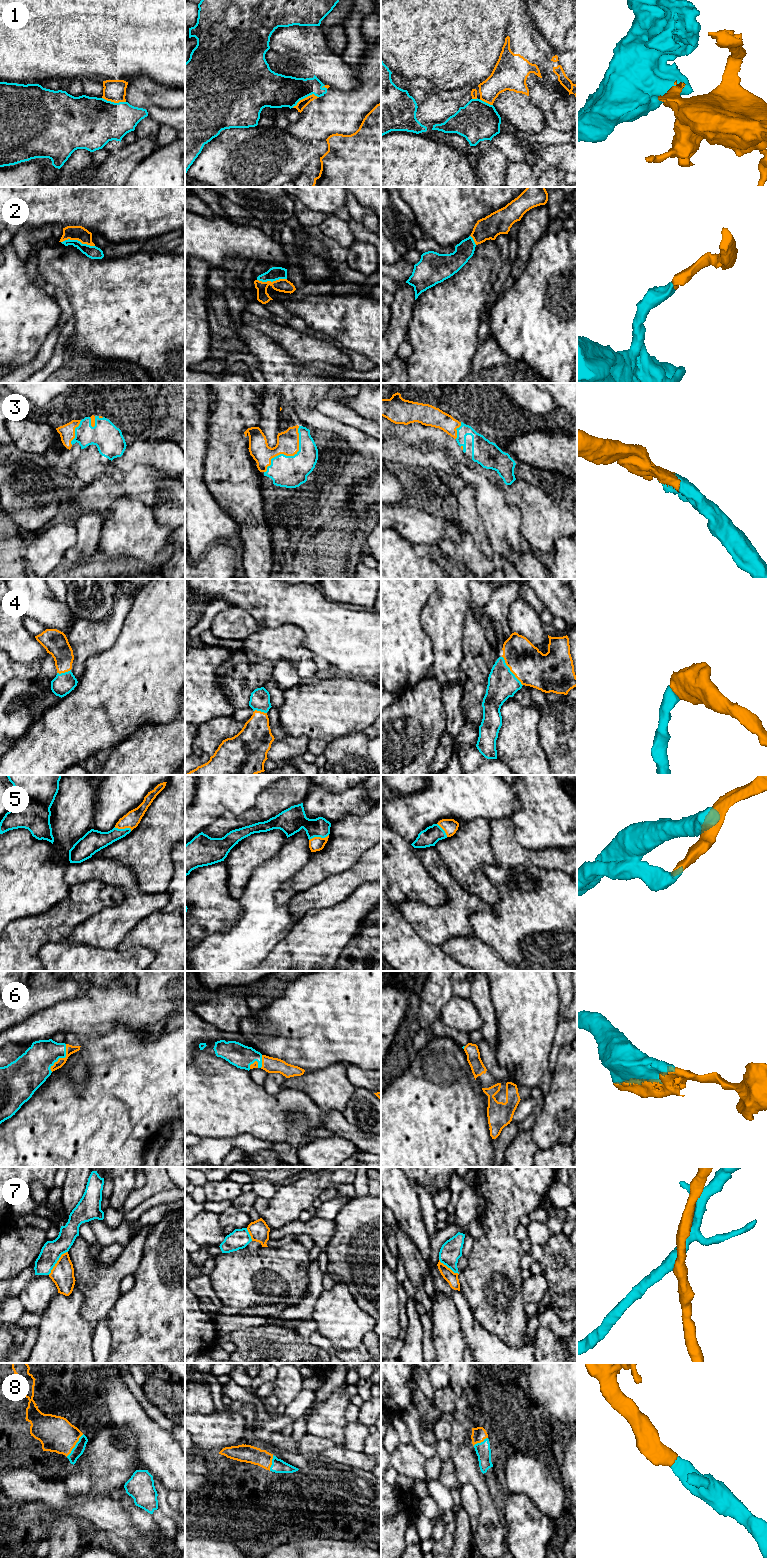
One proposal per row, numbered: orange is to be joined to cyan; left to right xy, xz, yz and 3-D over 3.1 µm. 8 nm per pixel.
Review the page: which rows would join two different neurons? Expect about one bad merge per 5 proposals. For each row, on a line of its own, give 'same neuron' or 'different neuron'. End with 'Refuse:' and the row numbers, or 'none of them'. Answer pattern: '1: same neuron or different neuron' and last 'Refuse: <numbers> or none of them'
1: different neuron
2: same neuron
3: same neuron
4: same neuron
5: same neuron
6: same neuron
7: different neuron
8: same neuron
Refuse: 1, 7

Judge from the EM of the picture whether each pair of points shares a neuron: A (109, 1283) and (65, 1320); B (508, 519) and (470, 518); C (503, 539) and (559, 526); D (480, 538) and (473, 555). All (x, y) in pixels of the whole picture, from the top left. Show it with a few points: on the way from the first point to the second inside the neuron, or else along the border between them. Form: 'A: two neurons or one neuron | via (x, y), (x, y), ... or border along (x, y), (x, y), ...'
A: two neurons | border along (77, 1284), (84, 1295), (81, 1315), (92, 1328)
B: two neurons | border along (475, 495), (476, 509), (489, 540)
C: two neurons | border along (519, 512), (521, 535)
D: two neurons | border along (463, 526), (473, 543), (488, 558), (496, 557)

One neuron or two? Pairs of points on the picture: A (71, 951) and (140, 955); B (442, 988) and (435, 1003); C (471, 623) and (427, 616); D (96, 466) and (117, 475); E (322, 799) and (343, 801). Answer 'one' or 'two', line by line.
A: one
B: one
C: two
D: one
E: one

